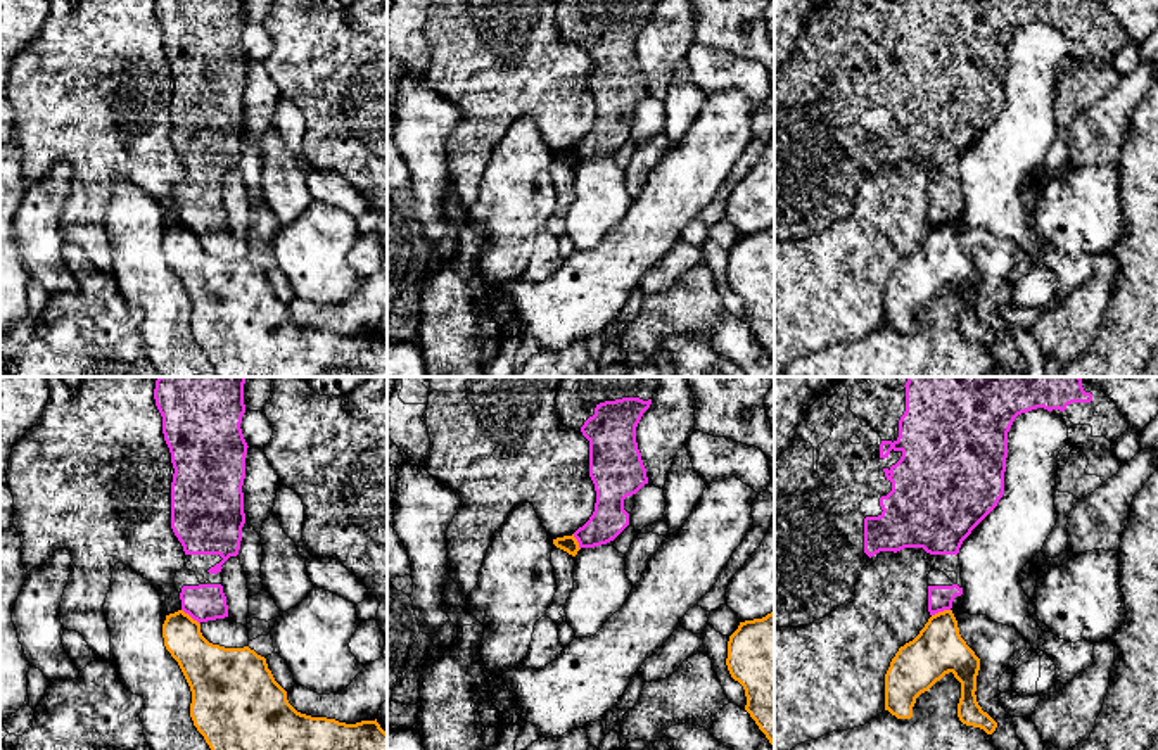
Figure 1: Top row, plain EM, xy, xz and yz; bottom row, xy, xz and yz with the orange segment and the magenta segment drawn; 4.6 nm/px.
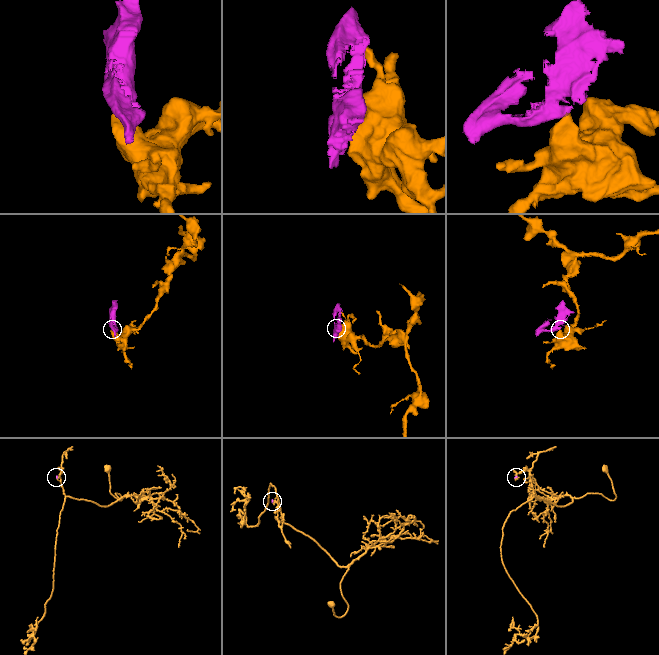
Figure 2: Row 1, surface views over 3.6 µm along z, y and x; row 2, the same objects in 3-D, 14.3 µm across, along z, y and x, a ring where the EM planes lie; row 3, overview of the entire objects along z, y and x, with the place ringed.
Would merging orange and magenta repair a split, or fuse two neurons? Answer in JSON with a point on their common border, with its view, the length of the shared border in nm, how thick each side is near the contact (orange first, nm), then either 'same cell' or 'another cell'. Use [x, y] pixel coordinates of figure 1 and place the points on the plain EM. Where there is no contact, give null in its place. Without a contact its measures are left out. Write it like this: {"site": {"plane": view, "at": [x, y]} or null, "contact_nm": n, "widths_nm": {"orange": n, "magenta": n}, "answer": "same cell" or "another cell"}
{"site": {"plane": "xy", "at": [189, 228]}, "contact_nm": 120, "widths_nm": {"orange": 220, "magenta": 180}, "answer": "another cell"}

